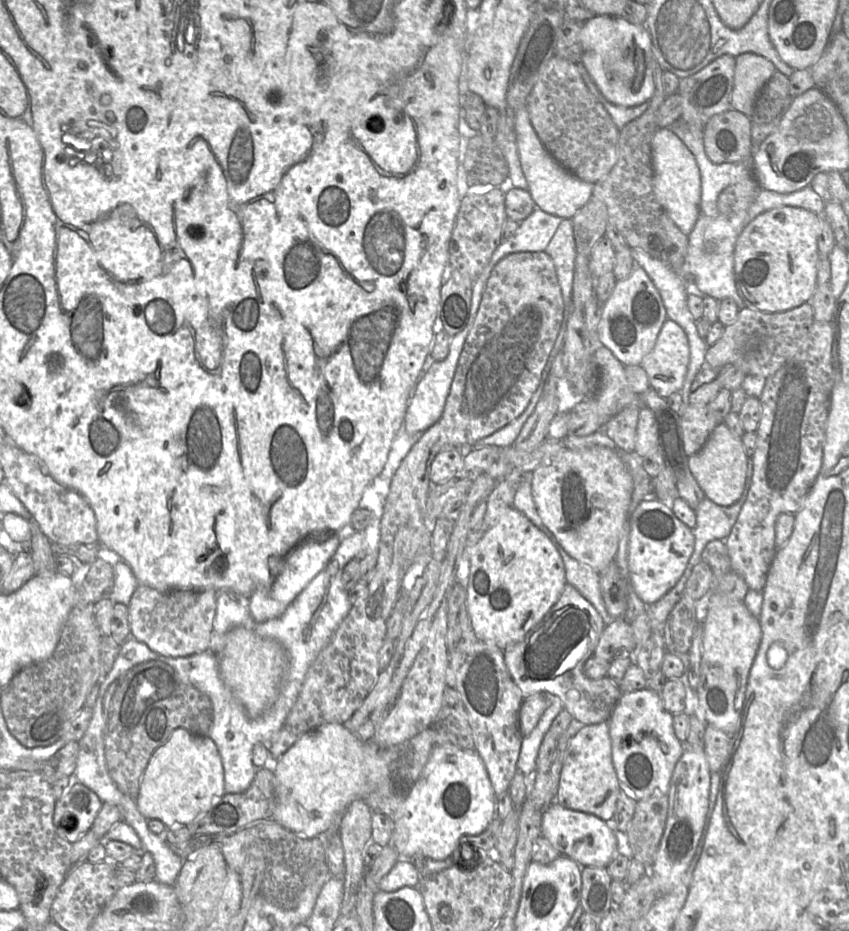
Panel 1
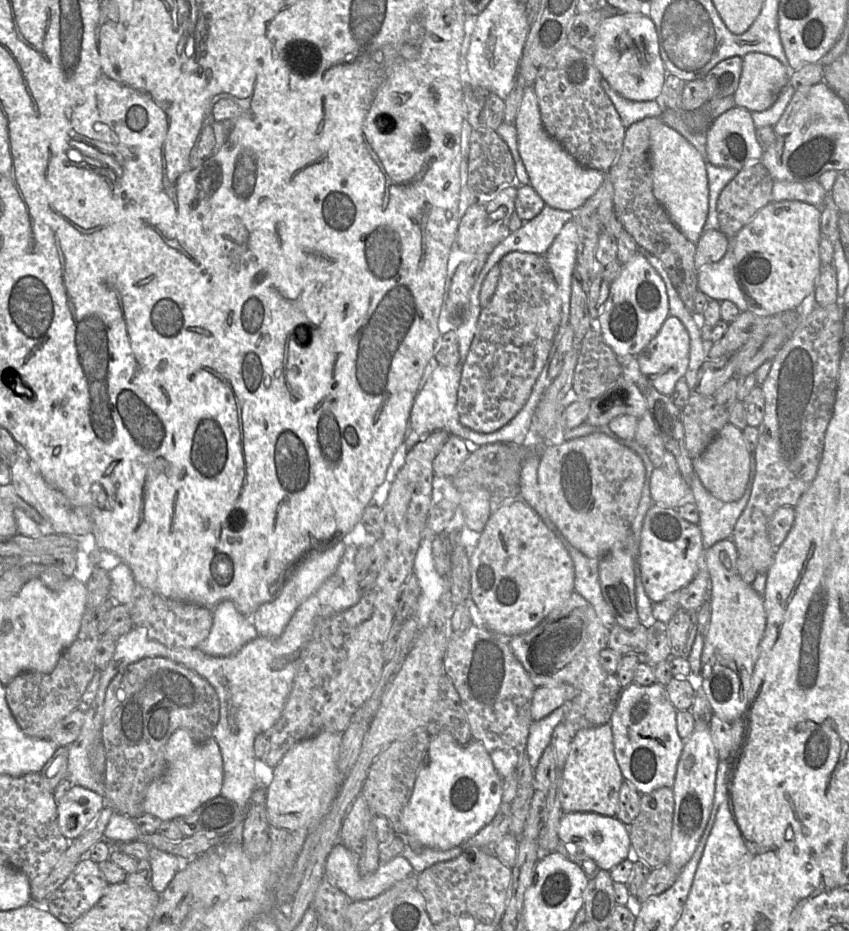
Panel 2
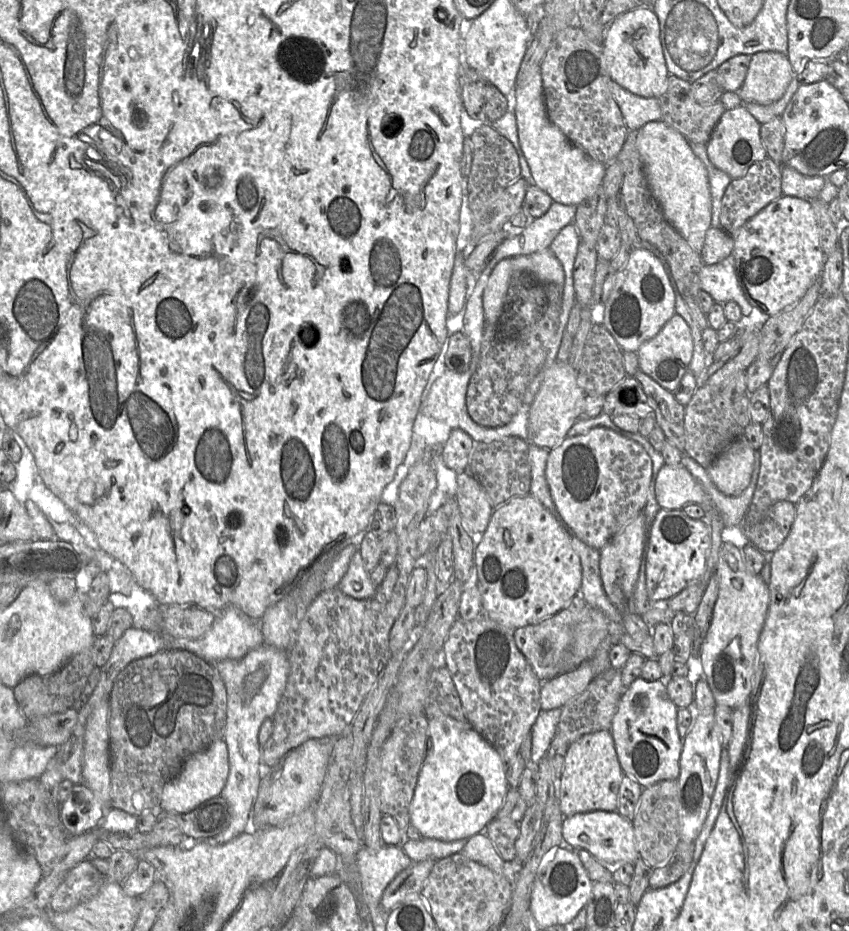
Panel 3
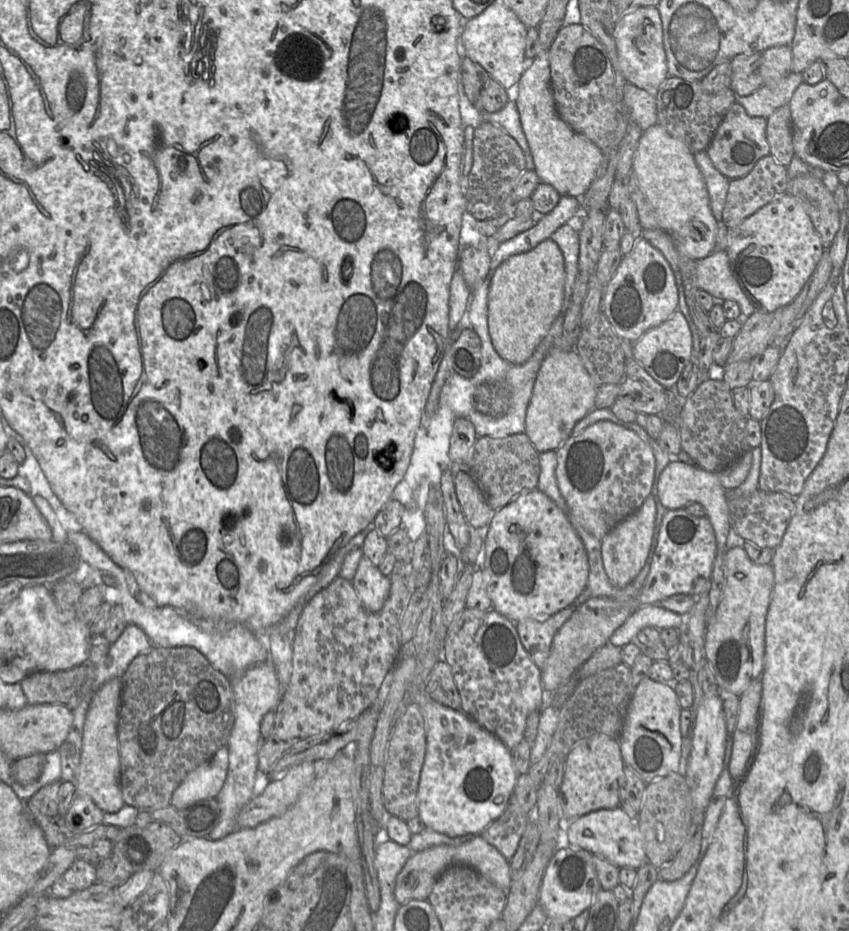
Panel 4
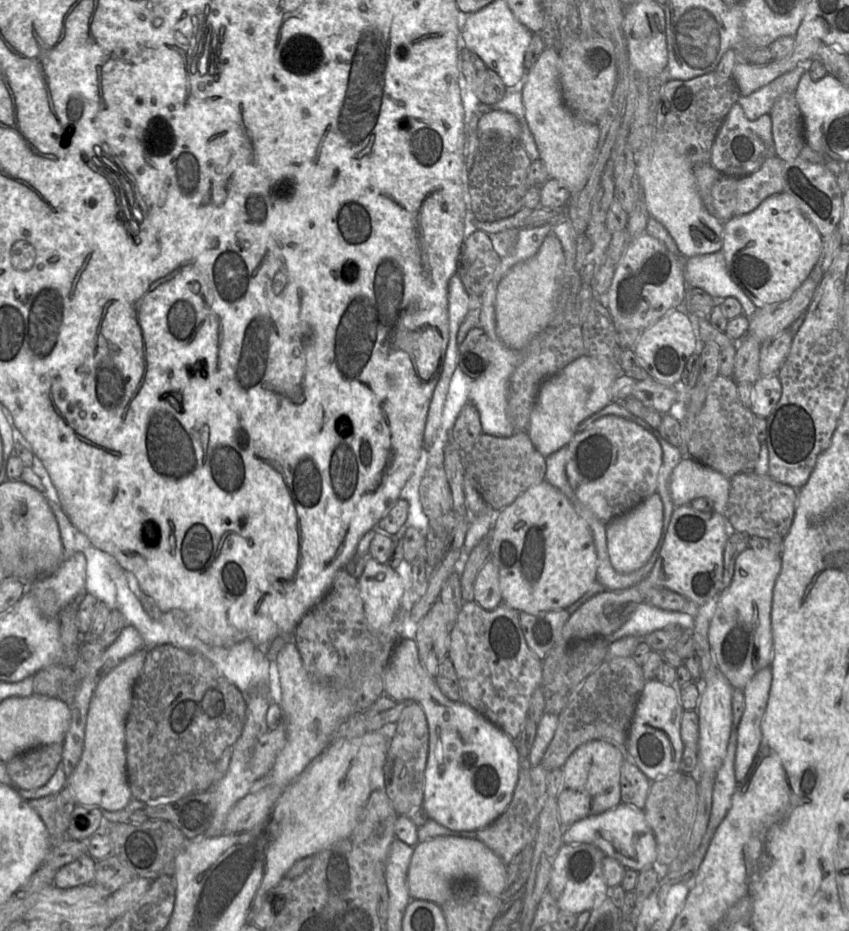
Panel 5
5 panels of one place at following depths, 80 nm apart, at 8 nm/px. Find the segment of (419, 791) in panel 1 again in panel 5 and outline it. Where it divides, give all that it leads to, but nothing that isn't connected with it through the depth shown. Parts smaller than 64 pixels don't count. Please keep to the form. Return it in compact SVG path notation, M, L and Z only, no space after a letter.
M401 638L385 667L384 690L397 701L419 704L429 728L422 807L429 818L455 831L477 831L498 818L511 802L519 778L516 742L462 701L448 699L424 669L415 640Z

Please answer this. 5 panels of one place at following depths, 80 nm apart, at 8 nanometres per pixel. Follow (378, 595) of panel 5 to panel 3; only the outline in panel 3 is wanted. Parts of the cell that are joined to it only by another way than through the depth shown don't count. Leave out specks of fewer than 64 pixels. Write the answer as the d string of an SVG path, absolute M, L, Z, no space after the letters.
M358 548L358 551L353 554L349 563L348 570L345 573L345 575L342 577L337 587L344 587L342 589L345 589L350 593L353 593L350 595L352 597L355 597L355 599L358 599L358 600L365 600L365 599L371 598L375 594L377 588L371 582L369 577L369 572L366 571L366 569L364 568L364 564L363 564L361 554L359 552L359 548Z

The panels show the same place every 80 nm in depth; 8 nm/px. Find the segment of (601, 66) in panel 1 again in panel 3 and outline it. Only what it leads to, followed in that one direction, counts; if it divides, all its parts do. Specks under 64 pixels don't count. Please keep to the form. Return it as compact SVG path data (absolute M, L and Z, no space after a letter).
M643 2L641 6L625 12L616 18L605 35L602 49L612 81L635 95L659 98L667 89L669 73L661 46L659 20L652 8L647 6L649 3Z

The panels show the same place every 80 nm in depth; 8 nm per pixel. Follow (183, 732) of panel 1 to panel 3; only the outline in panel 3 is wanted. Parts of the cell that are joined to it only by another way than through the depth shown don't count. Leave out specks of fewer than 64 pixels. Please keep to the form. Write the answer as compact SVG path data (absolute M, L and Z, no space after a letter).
M218 740L206 750L190 756L179 775L163 789L159 810L172 813L188 813L201 803L217 797L224 788L229 773L228 749L223 740Z

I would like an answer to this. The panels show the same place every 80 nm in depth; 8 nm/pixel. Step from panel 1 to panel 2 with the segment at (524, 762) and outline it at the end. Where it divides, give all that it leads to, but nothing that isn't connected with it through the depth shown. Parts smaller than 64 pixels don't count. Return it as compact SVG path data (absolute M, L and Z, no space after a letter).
M558 707L530 726L525 754L532 768L536 768L544 749L551 743L552 732L563 721L564 713L565 707Z

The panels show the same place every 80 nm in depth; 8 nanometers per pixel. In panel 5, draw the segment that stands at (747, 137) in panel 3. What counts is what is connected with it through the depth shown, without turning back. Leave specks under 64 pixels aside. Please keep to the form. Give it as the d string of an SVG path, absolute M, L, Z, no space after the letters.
M734 103L714 139L710 163L722 175L743 177L758 170L766 159L774 155L776 154L770 114L749 120L741 105Z

